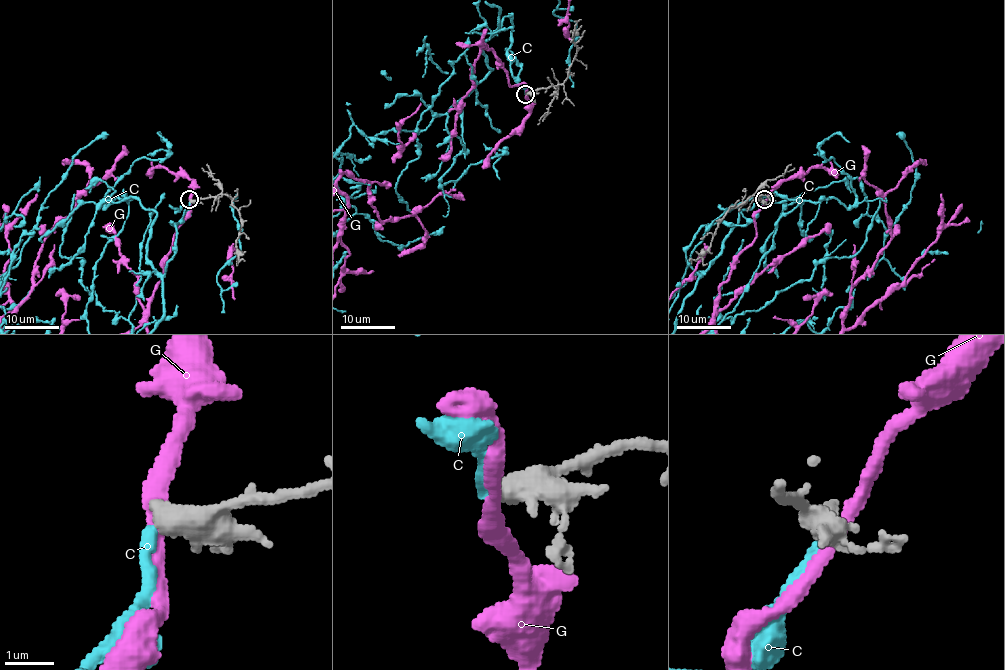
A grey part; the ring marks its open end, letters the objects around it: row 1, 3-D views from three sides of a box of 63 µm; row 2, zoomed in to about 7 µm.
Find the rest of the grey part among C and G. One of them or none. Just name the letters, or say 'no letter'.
no letter

